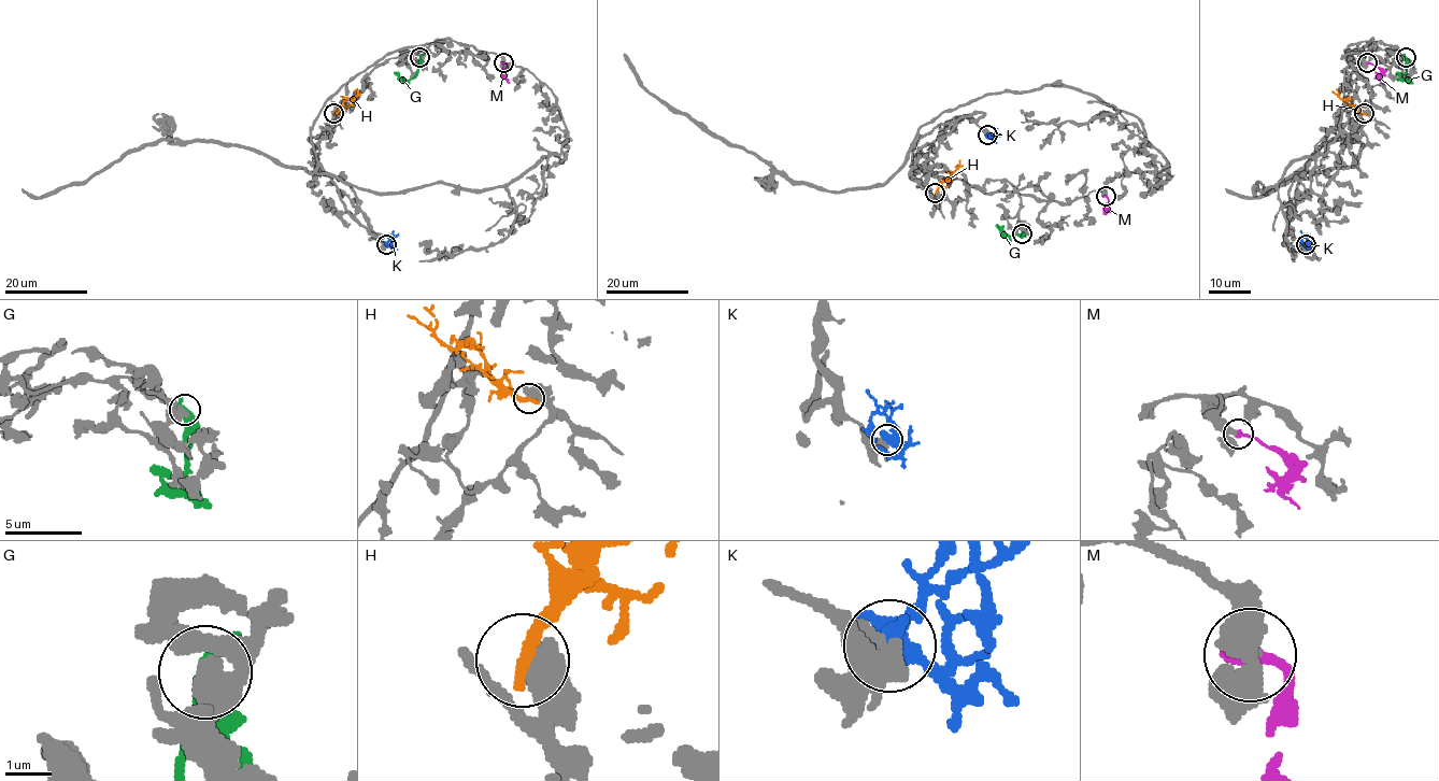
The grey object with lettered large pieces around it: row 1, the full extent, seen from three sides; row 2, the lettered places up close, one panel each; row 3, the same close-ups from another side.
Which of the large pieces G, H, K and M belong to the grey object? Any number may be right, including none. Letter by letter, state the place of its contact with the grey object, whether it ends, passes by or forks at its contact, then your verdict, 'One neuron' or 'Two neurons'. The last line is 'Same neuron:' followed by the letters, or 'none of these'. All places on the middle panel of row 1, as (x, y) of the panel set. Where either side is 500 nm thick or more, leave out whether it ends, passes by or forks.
G: Touches grey at (1022, 233). It ends there. Two neurons
H: Touches grey at (935, 193). Two neurons
K: Touches grey at (987, 135). It passes by. Two neurons
M: Touches grey at (1106, 196). It ends there. One neuron
Same neuron: M

